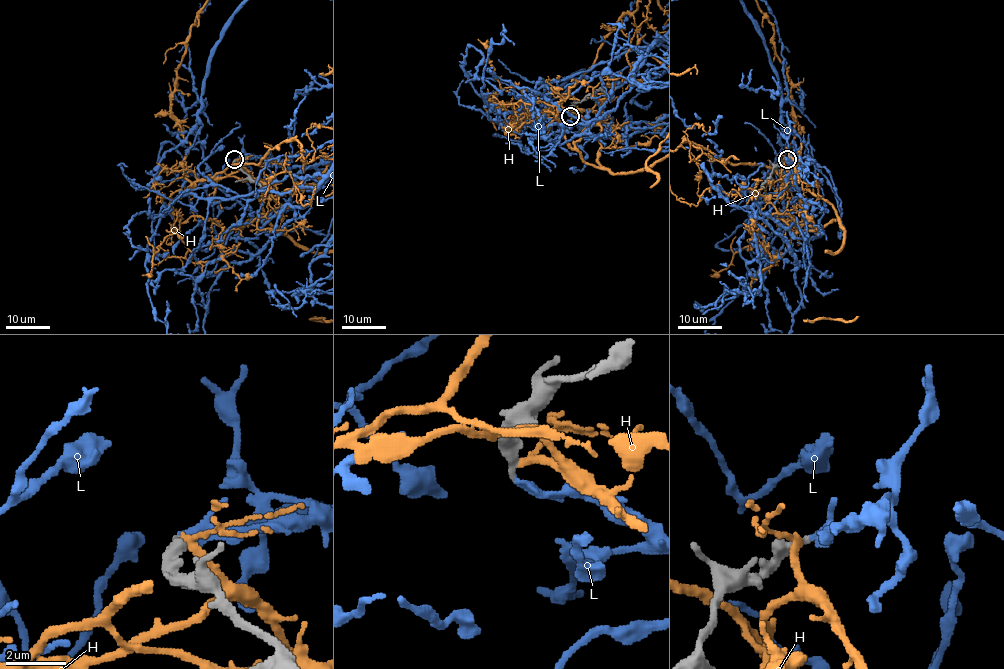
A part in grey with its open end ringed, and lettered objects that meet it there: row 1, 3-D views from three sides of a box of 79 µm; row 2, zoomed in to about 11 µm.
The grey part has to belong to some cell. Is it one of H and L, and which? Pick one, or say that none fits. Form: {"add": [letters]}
{"add": ["L"]}

